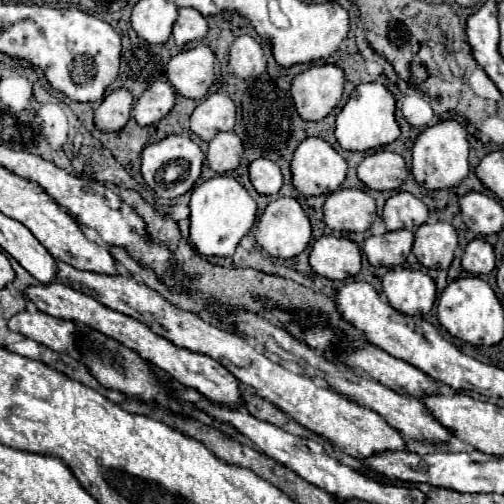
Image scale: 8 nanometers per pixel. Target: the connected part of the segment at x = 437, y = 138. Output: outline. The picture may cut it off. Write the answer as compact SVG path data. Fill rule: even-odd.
M441 121L433 127L427 127L413 145L413 159L411 159L411 173L419 185L427 191L441 191L457 187L469 173L469 141L465 129L457 121Z

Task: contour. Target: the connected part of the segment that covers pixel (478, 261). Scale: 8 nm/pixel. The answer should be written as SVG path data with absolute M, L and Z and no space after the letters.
M473 239L461 259L461 267L469 273L491 273L495 267L495 253L485 239Z

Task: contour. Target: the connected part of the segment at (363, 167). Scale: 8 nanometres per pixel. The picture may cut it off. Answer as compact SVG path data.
M379 151L375 155L367 155L363 163L357 167L357 177L363 185L373 191L391 191L399 189L407 179L405 159L399 153Z

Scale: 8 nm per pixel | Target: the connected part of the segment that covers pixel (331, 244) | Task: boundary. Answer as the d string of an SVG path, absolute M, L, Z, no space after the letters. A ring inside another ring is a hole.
M323 235L315 241L309 253L309 263L317 275L343 281L359 273L361 253L351 239Z

